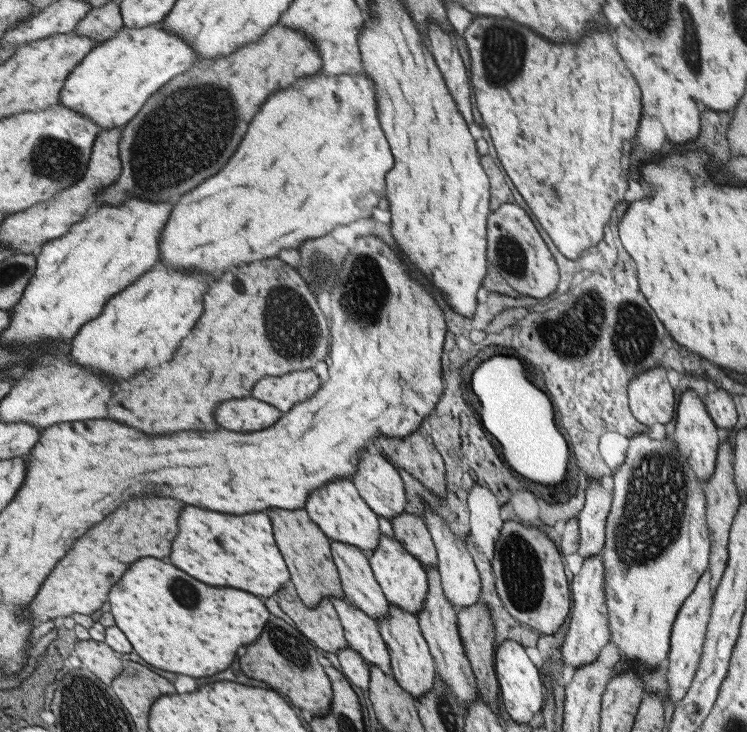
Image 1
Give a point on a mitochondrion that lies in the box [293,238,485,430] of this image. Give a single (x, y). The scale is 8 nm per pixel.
(365, 281)

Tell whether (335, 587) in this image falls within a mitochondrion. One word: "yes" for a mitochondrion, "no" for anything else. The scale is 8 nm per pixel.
no

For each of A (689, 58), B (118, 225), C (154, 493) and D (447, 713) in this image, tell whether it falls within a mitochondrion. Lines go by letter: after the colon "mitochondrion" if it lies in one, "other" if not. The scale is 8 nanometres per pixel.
A: mitochondrion
B: other
C: other
D: mitochondrion

